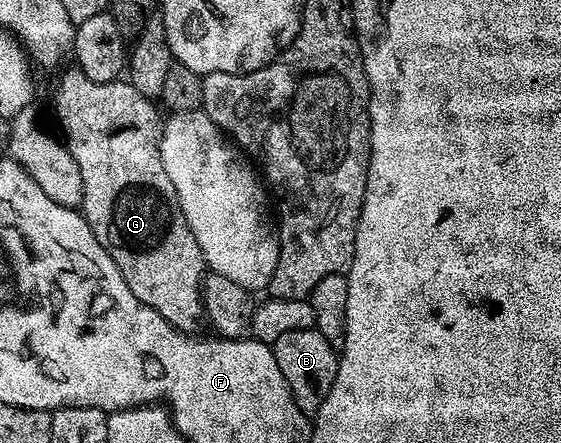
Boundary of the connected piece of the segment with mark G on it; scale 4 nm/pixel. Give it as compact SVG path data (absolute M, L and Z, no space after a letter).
M69 65L69 68L62 73L61 80L57 83L57 92L53 95L53 111L57 114L57 123L61 126L62 133L65 134L63 143L69 148L71 156L79 165L79 171L82 174L82 201L79 207L85 220L91 225L91 233L95 233L99 245L103 245L103 249L107 249L107 253L115 261L119 273L123 273L123 281L127 281L127 289L131 289L131 293L135 293L135 297L139 297L139 301L143 301L143 305L155 309L155 313L159 313L159 317L163 317L163 321L167 321L177 331L193 333L198 330L196 327L205 319L205 302L201 296L201 285L207 274L207 268L203 253L199 249L199 241L195 241L195 233L191 233L191 225L187 225L187 217L179 205L175 185L171 185L171 177L167 177L167 169L163 169L163 157L161 156L163 115L157 112L156 106L158 107L158 104L154 100L139 93L139 89L135 89L132 83L128 81L96 83L88 79L76 65Z

